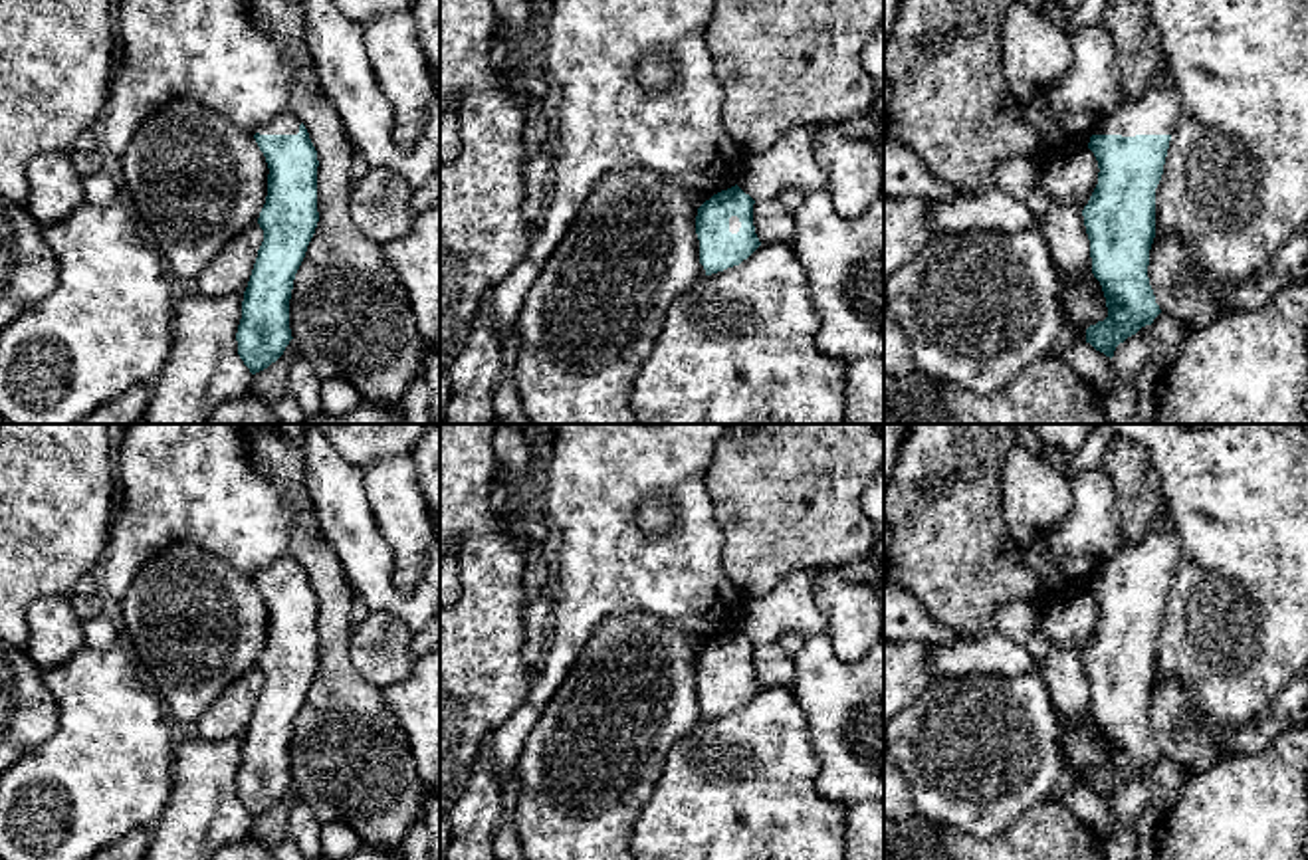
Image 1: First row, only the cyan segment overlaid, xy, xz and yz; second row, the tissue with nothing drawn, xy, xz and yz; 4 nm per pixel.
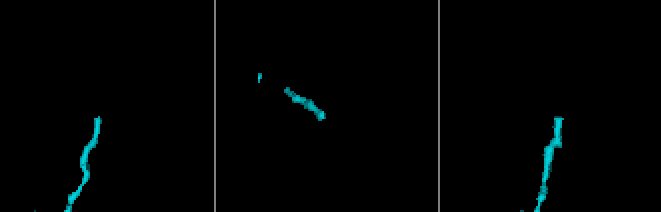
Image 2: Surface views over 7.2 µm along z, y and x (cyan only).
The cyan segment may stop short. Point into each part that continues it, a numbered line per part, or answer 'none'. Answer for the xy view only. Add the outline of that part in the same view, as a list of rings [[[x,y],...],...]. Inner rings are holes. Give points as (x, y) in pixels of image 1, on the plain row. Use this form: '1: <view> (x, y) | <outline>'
1: xy (286, 567) | [[[287,553],[275,559],[270,567],[260,571],[260,579],[297,579],[299,577],[299,561]]]

